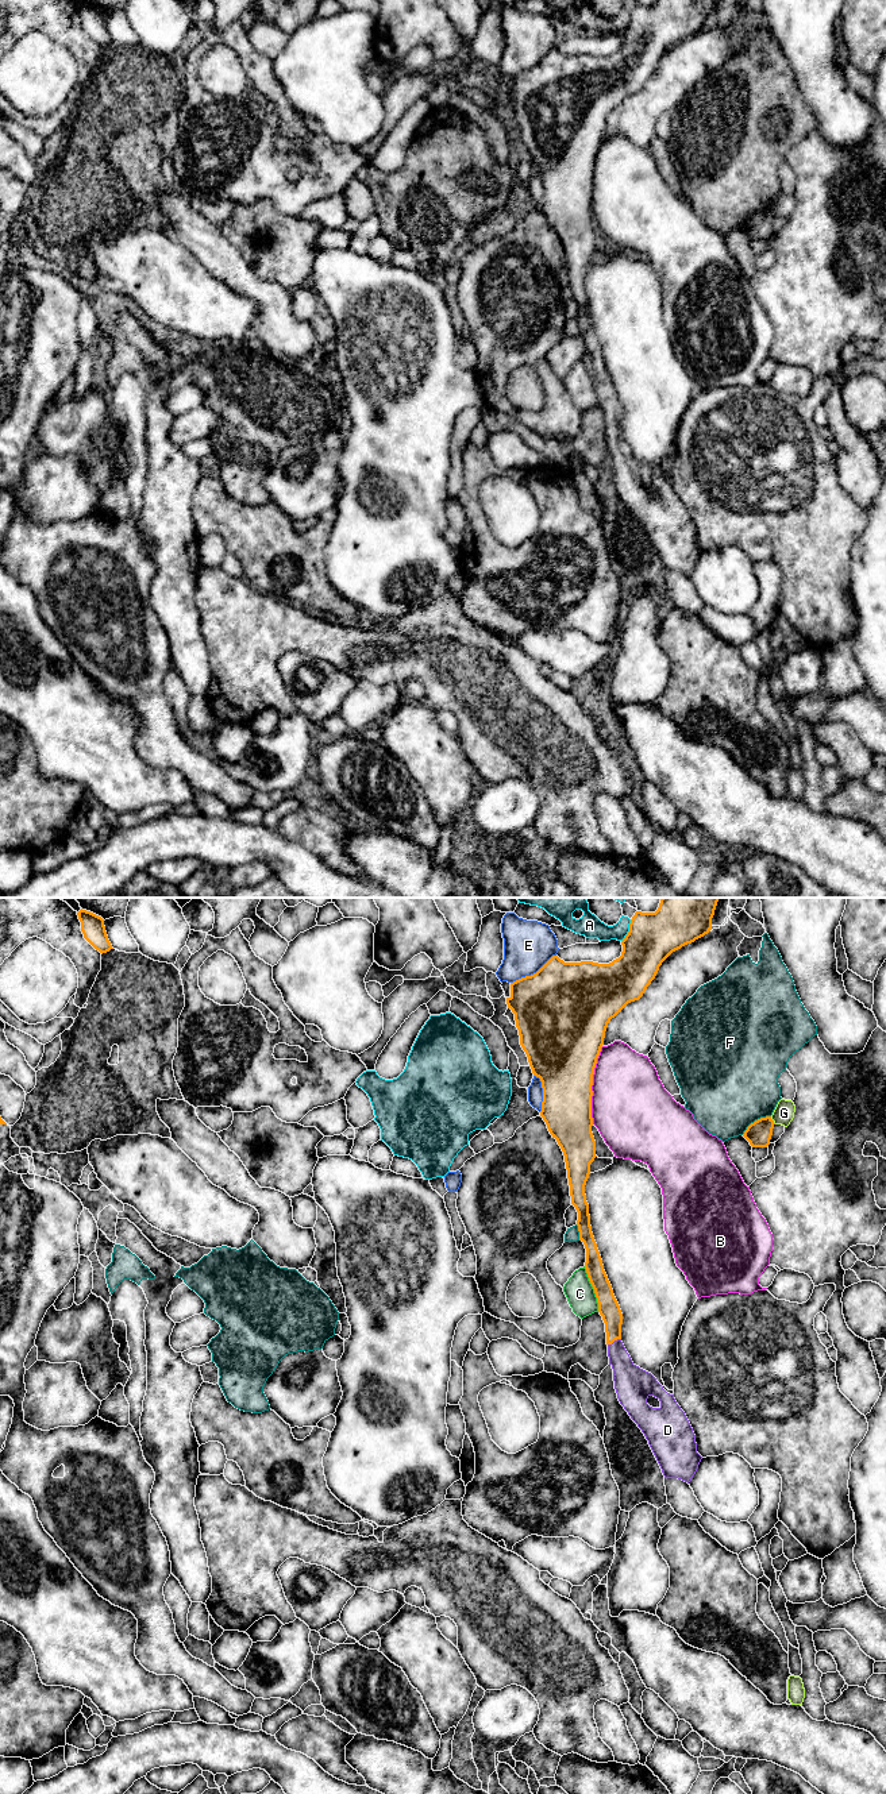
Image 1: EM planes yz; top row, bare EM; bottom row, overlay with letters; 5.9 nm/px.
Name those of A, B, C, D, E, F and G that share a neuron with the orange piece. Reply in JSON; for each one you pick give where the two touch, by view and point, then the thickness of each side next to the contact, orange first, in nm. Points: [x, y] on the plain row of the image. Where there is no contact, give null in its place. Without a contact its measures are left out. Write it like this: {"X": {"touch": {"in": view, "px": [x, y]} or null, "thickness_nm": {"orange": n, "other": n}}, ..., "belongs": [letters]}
{"D": {"touch": {"in": "yz", "px": [613, 433]}, "thickness_nm": {"orange": 130, "other": 180}}, "belongs": ["D"]}

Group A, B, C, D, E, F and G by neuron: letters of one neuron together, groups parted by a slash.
A / B / C / D / E / F / G

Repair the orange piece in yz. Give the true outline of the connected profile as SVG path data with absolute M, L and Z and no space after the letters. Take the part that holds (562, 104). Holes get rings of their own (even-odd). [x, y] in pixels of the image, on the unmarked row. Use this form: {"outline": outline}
{"outline": "M658 0L655 5L636 4L629 24L621 34L623 45L619 51L609 57L565 55L558 49L552 49L536 66L511 76L511 89L506 90L508 101L515 107L520 138L528 150L533 169L542 174L540 209L565 248L571 297L578 305L579 333L586 342L585 362L605 416L608 450L613 462L617 491L648 533L664 571L678 571L687 576L702 552L697 545L696 528L674 487L667 486L651 466L636 459L621 435L623 406L592 325L585 278L590 267L590 256L597 250L592 225L592 178L608 116L628 96L643 89L659 59L673 45L710 24L714 3L716 0ZM650 489L660 494L659 501L647 497Z"}

